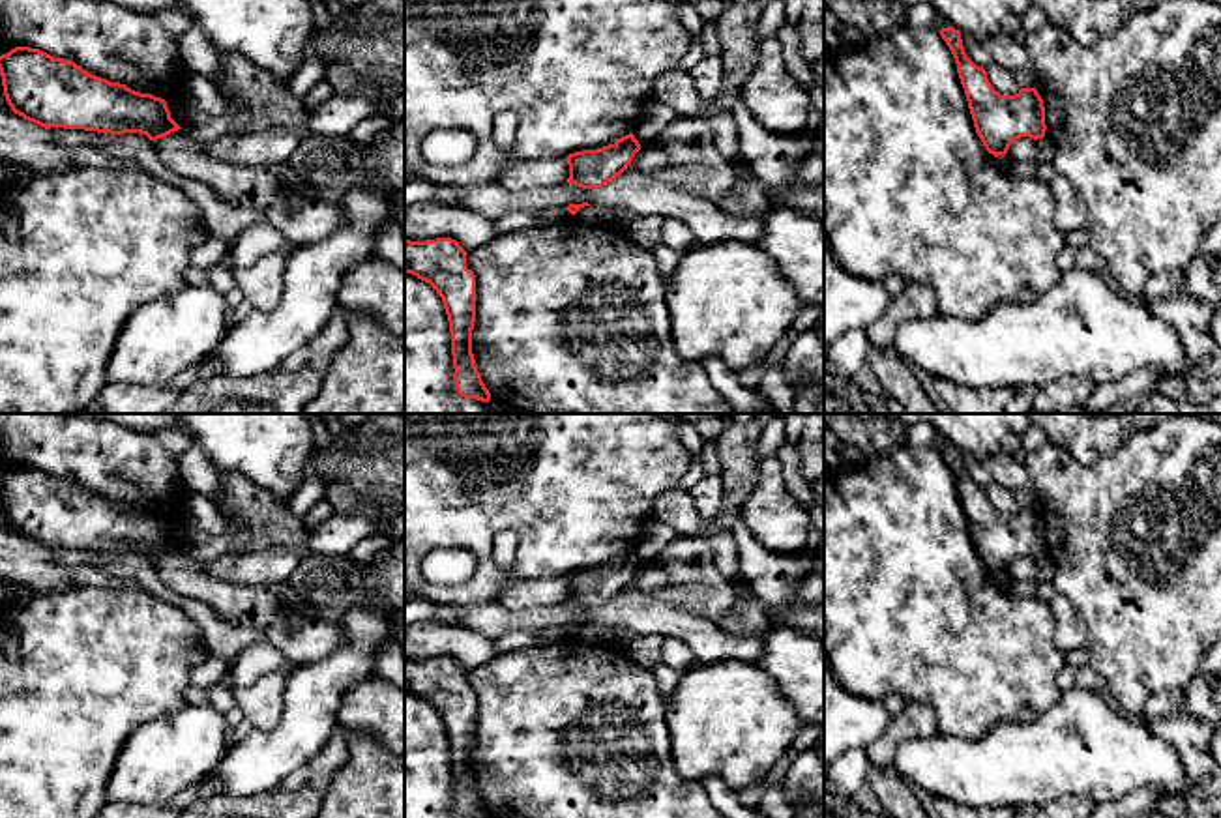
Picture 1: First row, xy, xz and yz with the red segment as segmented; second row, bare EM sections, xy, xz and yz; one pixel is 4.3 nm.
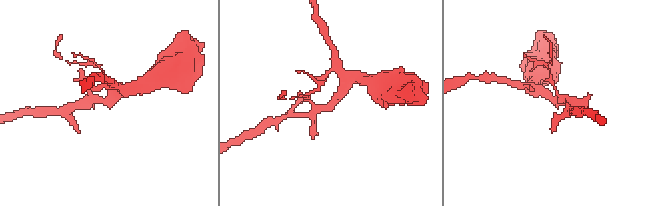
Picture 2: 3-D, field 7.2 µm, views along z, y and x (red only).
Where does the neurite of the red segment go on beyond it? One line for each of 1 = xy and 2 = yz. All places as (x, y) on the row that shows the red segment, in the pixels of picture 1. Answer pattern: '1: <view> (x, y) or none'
1: none
2: none

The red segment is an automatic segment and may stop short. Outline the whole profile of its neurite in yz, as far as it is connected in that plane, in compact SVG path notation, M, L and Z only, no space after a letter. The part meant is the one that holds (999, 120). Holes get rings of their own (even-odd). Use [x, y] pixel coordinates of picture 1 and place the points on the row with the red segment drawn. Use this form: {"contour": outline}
{"contour": "M953 26L938 30L949 47L978 137L994 157L1006 155L1021 139L1043 139L1045 107L1036 88L1021 88L1015 95L1000 95L987 79L987 71L976 66L964 52L961 32Z"}

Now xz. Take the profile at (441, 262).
{"contour": "M451 238L405 240L405 273L429 283L442 298L453 356L455 391L464 399L491 401L472 354L476 322L476 275L466 268L466 251Z"}

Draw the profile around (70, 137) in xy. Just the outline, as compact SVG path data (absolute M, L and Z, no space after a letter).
M51 127L52 135L58 137L62 144L66 144L69 150L86 144L90 140L96 140L99 137L97 131L84 131L84 129L64 129L64 127Z

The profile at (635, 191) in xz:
M633 163L612 182L597 189L582 189L567 182L532 191L508 191L498 183L451 187L459 206L491 219L498 219L504 213L537 212L552 206L567 208L569 204L588 202L605 208L624 208L639 217L659 215L684 221L699 243L704 245L723 240L755 245L766 228L766 215L725 213L710 200L646 176Z

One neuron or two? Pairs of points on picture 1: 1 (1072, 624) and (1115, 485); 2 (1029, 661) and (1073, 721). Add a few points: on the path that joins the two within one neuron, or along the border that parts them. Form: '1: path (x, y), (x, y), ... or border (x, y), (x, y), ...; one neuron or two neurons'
1: border (1059, 592), (1083, 620), (1087, 631), (1085, 646); two neurons
2: border (1062, 691), (1044, 714), (1019, 721); two neurons

